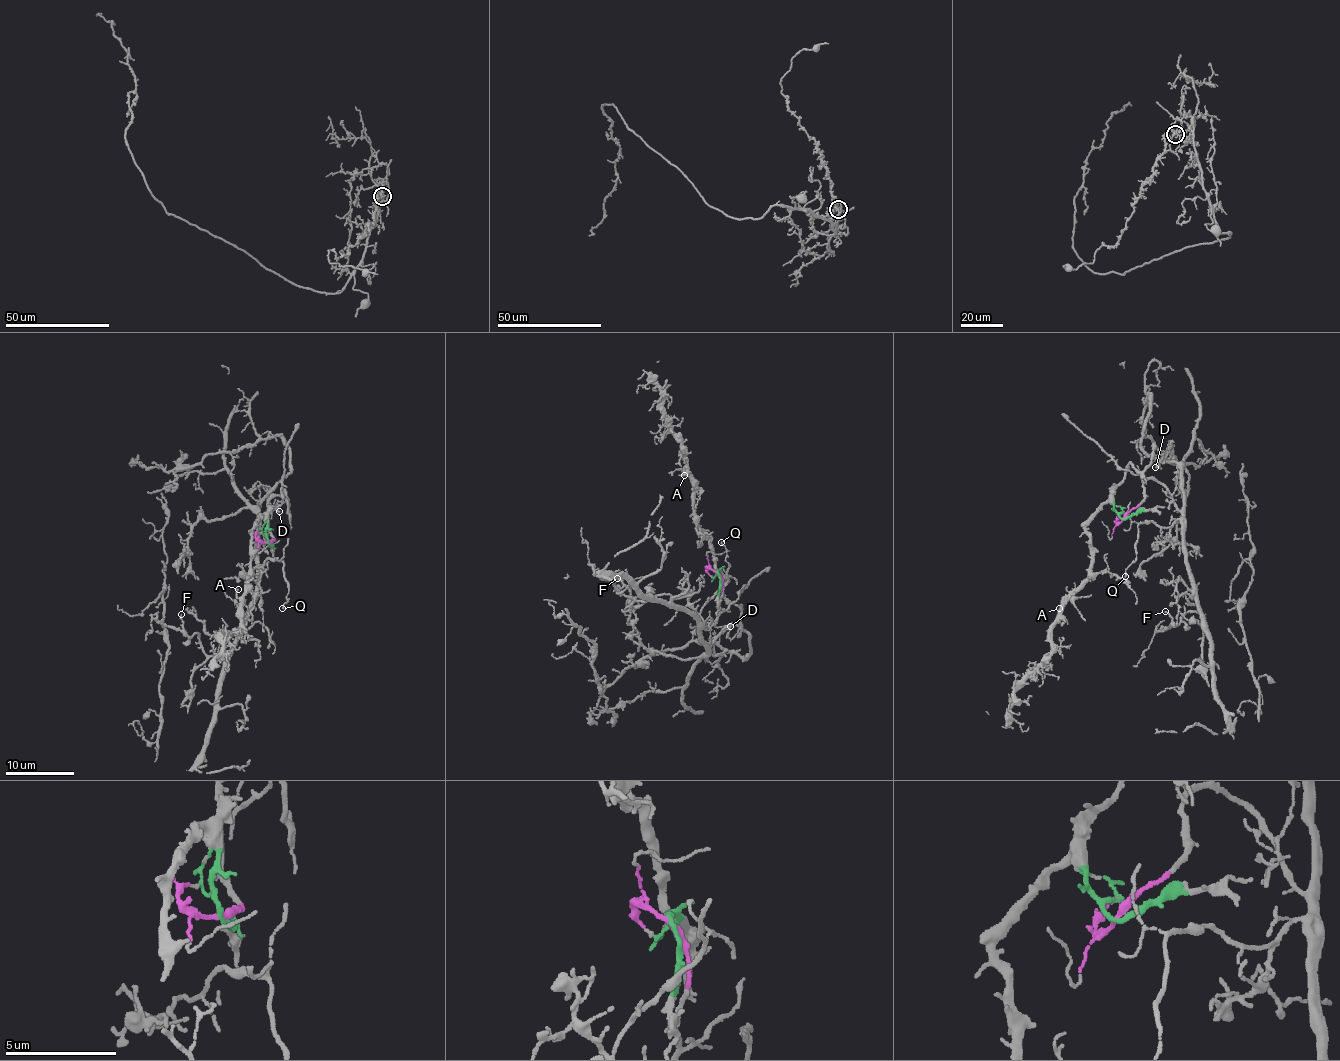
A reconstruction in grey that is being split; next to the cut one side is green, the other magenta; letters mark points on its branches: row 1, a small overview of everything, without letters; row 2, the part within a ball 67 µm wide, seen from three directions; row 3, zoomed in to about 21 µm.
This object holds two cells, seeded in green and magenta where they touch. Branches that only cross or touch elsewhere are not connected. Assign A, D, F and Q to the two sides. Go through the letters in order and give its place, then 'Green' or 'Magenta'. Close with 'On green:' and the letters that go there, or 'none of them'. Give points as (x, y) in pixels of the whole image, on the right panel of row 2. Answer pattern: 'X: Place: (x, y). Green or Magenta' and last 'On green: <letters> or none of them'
A: Place: (1059, 608). Green
D: Place: (1155, 467). Green
F: Place: (1165, 611). Magenta
Q: Place: (1125, 576). Magenta
On green: A, D

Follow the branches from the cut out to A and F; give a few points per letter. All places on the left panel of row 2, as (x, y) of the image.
A: (268, 544), (266, 523), (262, 514), (251, 539), (251, 576), (240, 598), (236, 595), (238, 588)
F: (268, 543), (265, 514), (257, 595), (224, 658), (189, 637), (181, 615)

